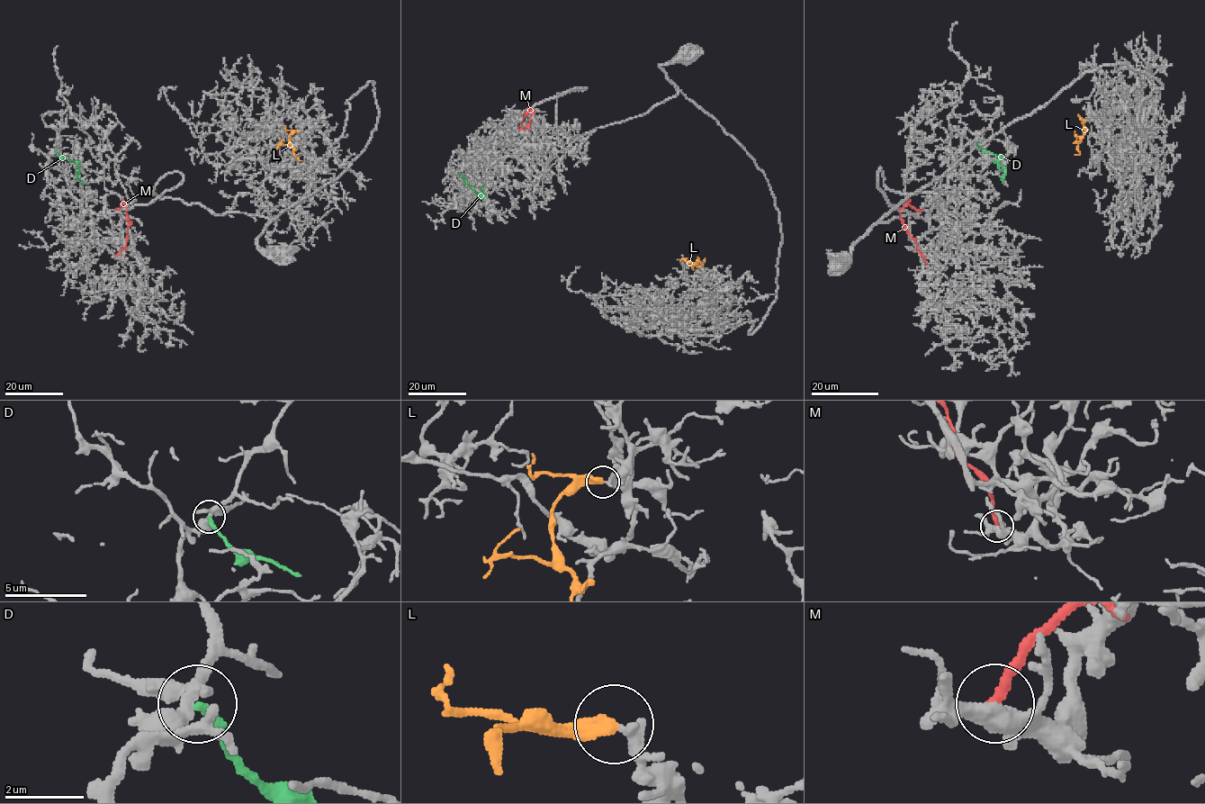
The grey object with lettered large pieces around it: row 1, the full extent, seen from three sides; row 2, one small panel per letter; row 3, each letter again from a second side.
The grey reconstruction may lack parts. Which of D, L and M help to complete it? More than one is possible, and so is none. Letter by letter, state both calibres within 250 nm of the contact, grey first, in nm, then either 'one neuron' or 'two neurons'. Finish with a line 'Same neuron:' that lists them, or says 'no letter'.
D: calibres 380 and 240 nm; two neurons
L: calibres 240 and 400 nm; one neuron
M: calibres 480 and 240 nm; two neurons
Same neuron: L

